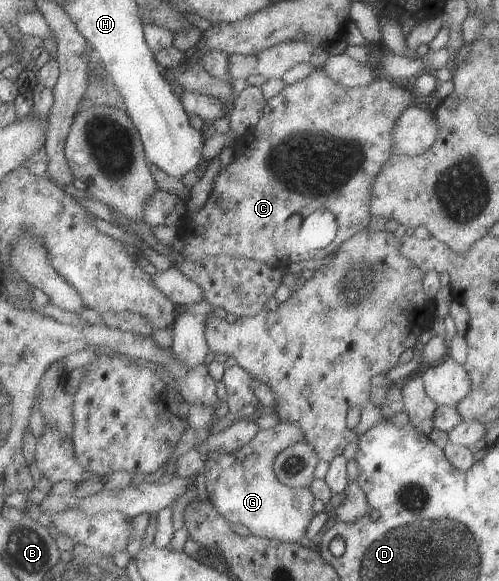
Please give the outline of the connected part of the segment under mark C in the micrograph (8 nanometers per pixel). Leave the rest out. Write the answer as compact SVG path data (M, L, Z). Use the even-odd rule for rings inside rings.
M314 70L298 84L286 85L284 92L269 100L264 118L253 131L236 142L236 158L223 168L216 179L204 208L194 217L195 226L186 234L183 252L188 260L202 260L209 256L246 257L273 267L290 268L298 260L294 250L300 242L302 224L318 210L332 210L338 215L340 230L338 246L318 252L318 258L337 252L346 241L370 226L370 188L390 160L395 143L394 125L406 109L416 104L406 81L393 82L381 76L365 87L346 88L336 82L326 70Z

